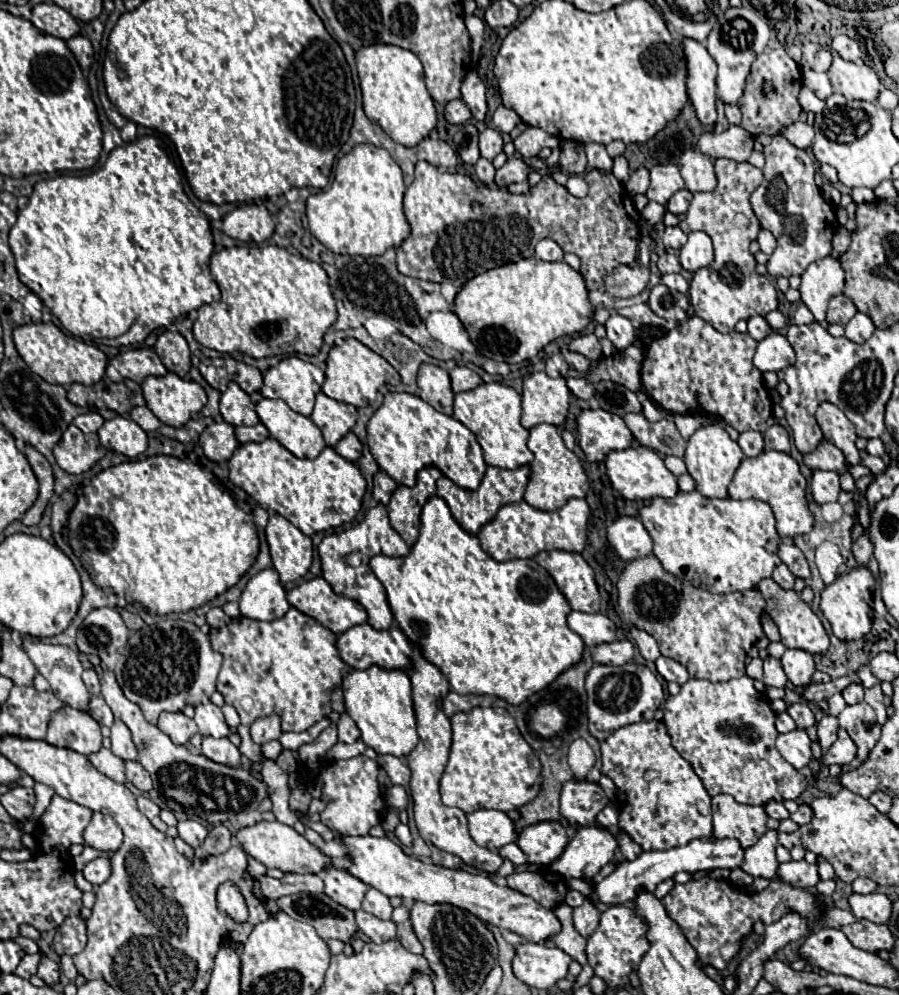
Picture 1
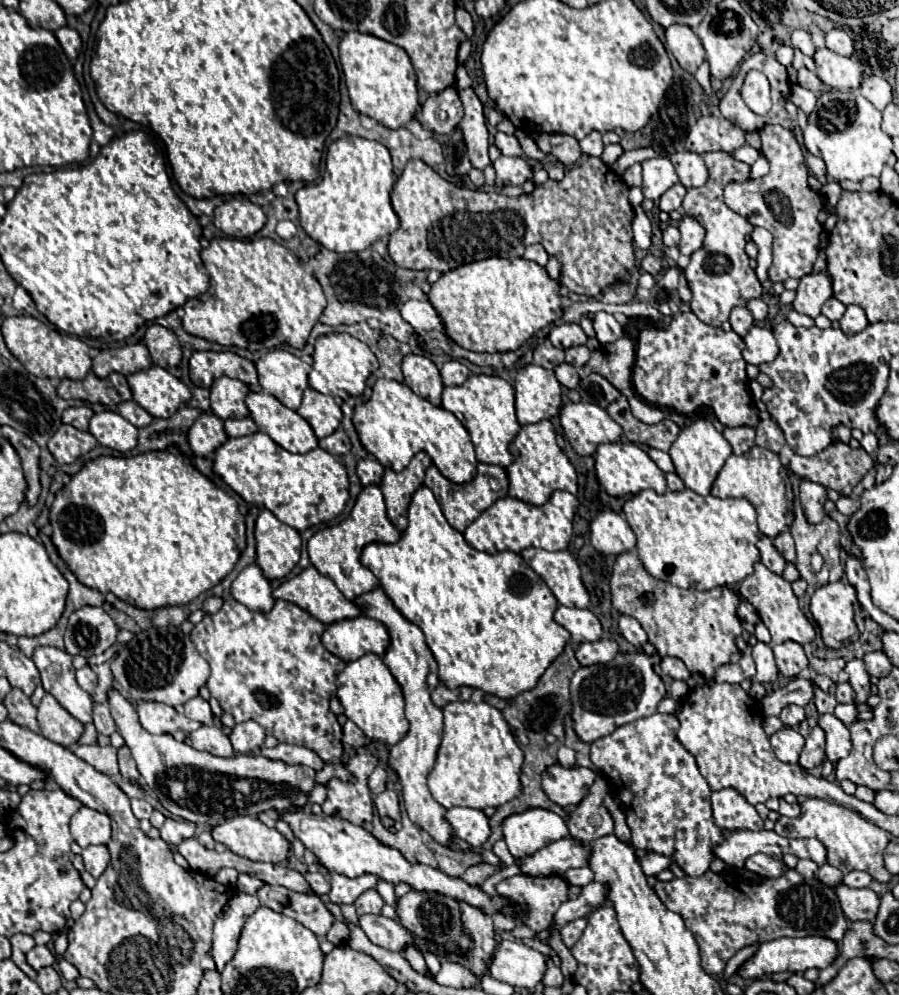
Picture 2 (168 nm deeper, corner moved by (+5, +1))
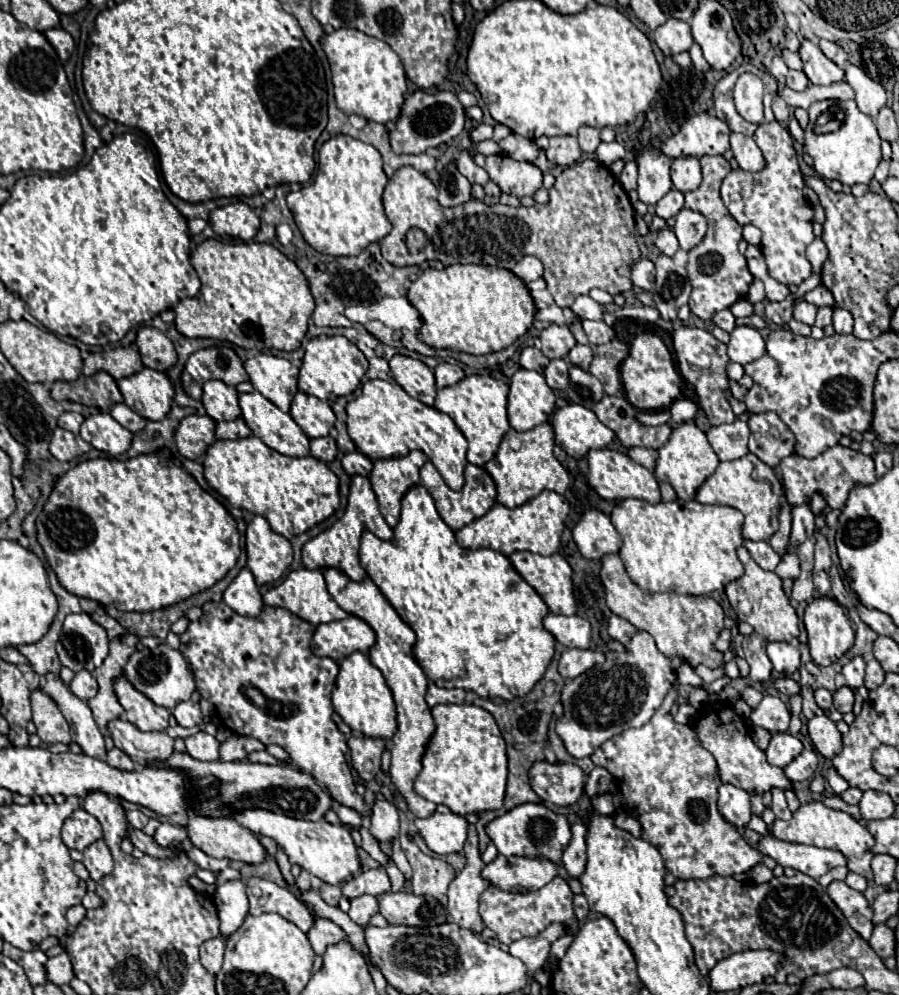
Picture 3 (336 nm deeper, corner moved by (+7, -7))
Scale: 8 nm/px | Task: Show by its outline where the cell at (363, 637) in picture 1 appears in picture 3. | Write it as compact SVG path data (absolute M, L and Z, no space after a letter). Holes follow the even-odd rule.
M349 616L345 620L319 624L311 642L315 656L327 656L335 662L351 656L353 652L367 654L375 644L373 628L359 620L357 616Z

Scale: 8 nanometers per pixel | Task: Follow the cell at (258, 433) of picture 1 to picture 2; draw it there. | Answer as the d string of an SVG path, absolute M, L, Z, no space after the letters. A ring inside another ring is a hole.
M229 418L229 420L225 420L225 432L227 432L227 436L239 438L239 436L247 436L247 434L257 432L257 424L251 418L239 418L239 420Z

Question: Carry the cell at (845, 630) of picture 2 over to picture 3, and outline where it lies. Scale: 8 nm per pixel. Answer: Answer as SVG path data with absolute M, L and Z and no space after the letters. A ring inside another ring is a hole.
M819 596L813 598L807 608L805 608L805 616L803 616L807 634L809 634L809 650L811 650L811 658L815 660L815 664L819 666L829 666L833 662L837 662L855 642L855 630L853 624L847 616L847 610L831 596Z

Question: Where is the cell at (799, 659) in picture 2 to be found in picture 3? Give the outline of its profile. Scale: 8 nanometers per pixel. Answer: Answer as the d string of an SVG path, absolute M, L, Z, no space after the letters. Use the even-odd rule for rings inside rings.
M771 642L767 644L767 654L769 660L773 664L773 668L781 674L781 676L791 676L793 672L799 670L799 650L795 646L791 646L789 642Z

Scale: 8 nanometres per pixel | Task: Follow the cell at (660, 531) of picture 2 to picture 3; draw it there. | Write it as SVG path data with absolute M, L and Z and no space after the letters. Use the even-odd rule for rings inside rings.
M621 500L613 512L611 522L623 538L623 548L619 556L627 568L631 580L645 592L677 592L677 594L693 594L707 596L711 592L723 592L723 588L741 578L745 568L737 558L737 548L743 546L743 514L731 506L709 506L697 500L673 500L649 504L645 500Z

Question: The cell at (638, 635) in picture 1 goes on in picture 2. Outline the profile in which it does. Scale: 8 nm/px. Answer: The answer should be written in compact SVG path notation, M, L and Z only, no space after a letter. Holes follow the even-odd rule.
M619 616L619 630L623 634L623 638L627 642L631 642L635 648L641 648L645 642L647 642L647 634L645 630L641 628L641 624L631 618L631 616Z

